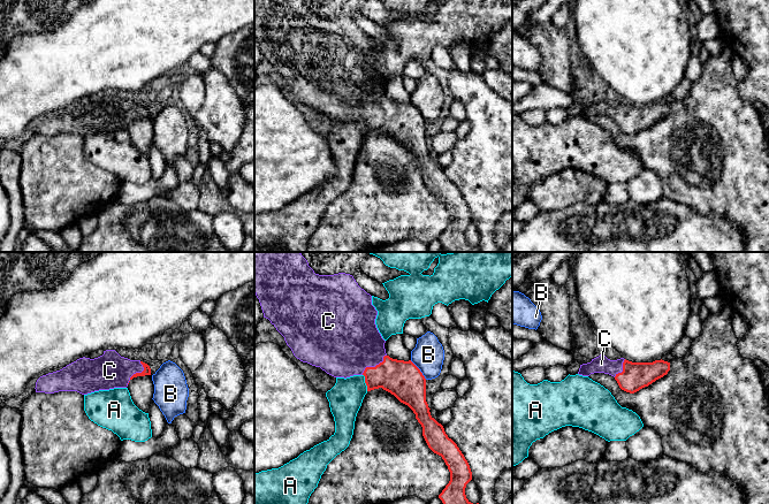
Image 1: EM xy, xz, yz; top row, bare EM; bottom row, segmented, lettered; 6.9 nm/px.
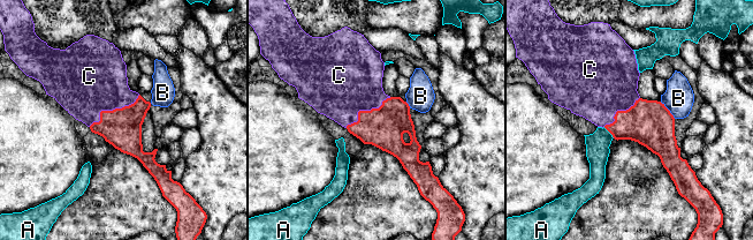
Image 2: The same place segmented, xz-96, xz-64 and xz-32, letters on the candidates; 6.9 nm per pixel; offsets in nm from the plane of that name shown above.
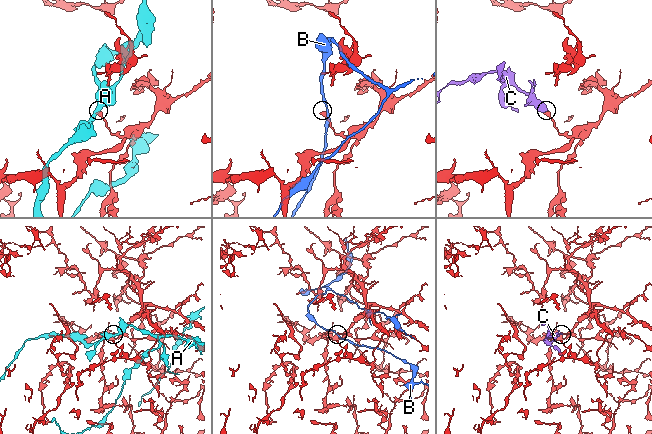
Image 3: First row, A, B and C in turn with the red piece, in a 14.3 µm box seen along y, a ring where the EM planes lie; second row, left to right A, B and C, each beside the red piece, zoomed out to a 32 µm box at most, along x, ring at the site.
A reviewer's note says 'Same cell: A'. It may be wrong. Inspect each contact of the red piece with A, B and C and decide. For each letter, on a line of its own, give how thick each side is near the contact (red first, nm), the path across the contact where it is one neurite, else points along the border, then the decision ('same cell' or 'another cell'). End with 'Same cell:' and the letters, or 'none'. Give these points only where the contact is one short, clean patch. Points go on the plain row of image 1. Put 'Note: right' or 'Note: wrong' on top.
Note: wrong
A: calibres 240 and 240 nm; border xz (363, 116), (367, 132); another cell
B: calibres 260 and 220 nm; another cell
C: calibres 260 and 440 nm; way xz (402, 121), (373, 109), (348, 84); same cell
Same cell: C

